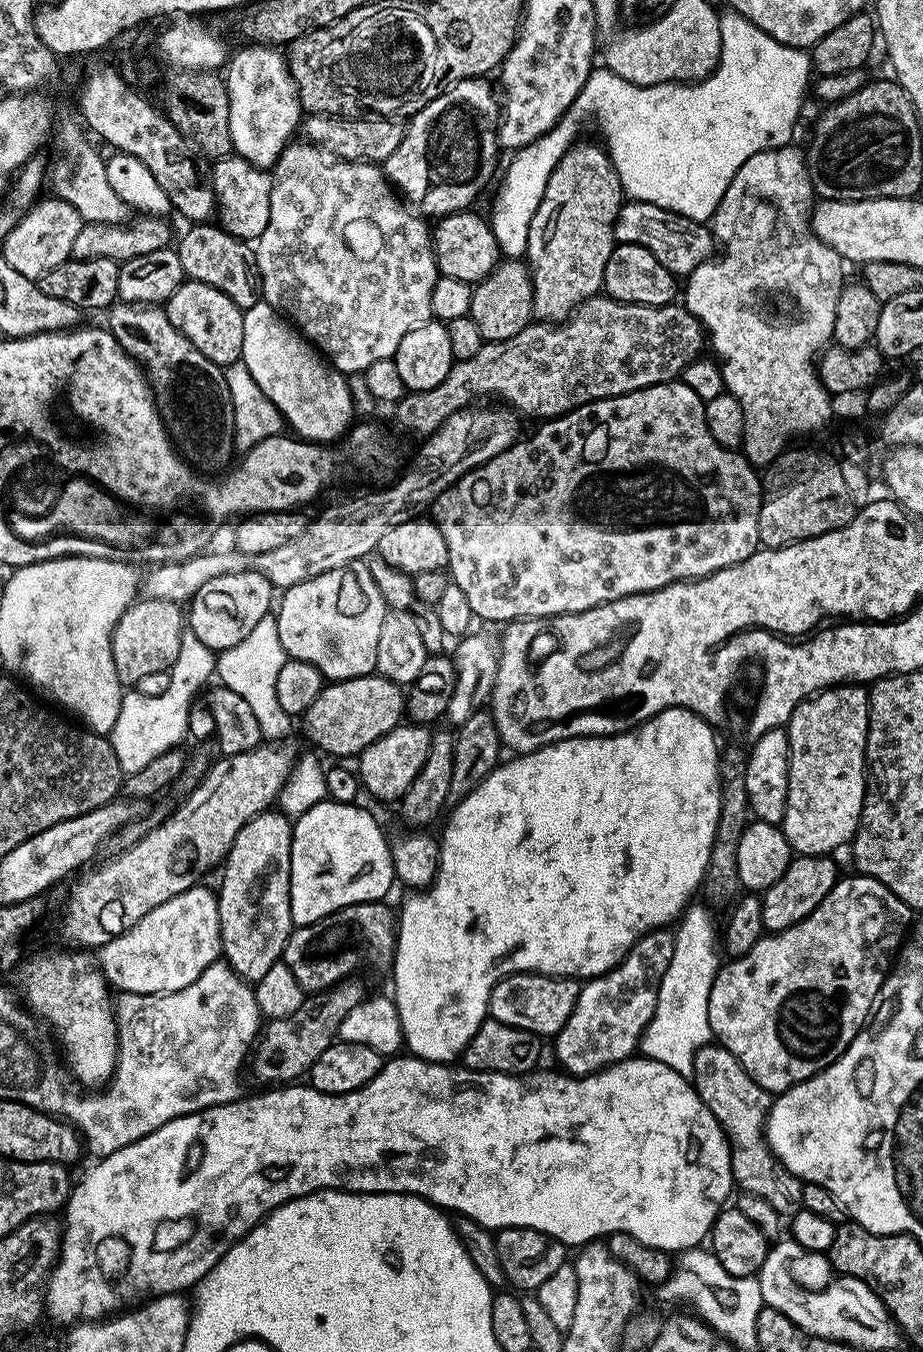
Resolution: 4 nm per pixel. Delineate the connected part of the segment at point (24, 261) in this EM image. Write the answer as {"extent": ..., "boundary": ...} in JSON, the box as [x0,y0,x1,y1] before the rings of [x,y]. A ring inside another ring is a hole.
{"extent":[2,198,85,281],"boundary":[[[55,198],[37,199],[16,221],[10,234],[2,241],[2,254],[18,274],[26,274],[26,278],[39,281],[54,266],[62,266],[62,262],[70,259],[74,250],[74,238],[78,238],[78,230],[82,230],[85,220],[78,210],[64,200]]]}

